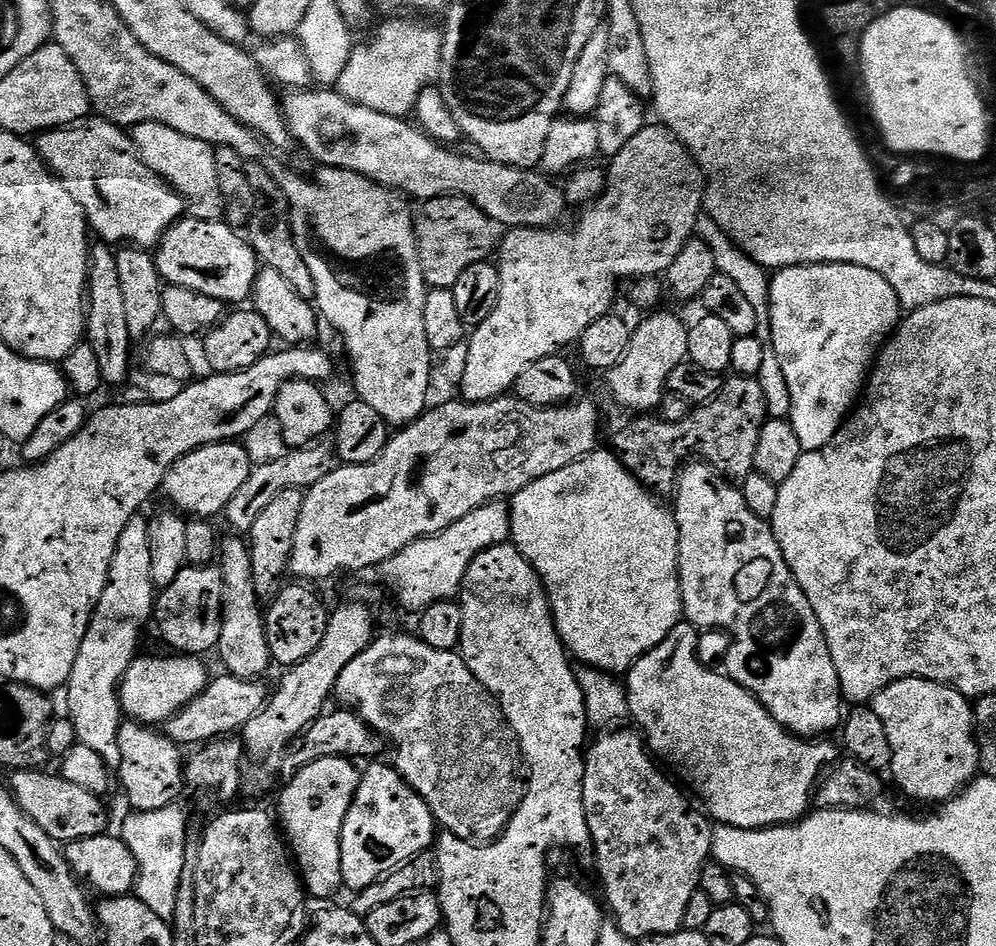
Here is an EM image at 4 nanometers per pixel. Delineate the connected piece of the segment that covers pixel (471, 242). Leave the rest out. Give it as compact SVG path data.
M436 196L432 200L423 201L416 220L416 245L420 251L420 265L424 282L429 288L450 288L456 285L459 276L474 266L474 262L489 259L498 248L497 225L480 209L473 200L466 196Z

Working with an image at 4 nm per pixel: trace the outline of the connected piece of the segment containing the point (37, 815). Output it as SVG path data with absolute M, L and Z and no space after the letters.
M16 770L11 773L10 787L12 796L22 806L50 838L57 842L81 840L105 835L108 828L108 808L101 797L90 794L90 790L82 790L82 786L74 786L66 777L44 772L45 770Z

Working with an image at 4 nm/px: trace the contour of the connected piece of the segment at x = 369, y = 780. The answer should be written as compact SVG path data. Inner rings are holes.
M372 762L368 769L363 769L360 785L356 796L352 799L350 810L344 819L342 834L340 835L340 849L342 850L342 878L344 888L353 892L361 892L366 886L378 882L383 876L413 860L415 856L427 853L433 847L438 836L438 825L426 802L407 782L396 773L395 767Z

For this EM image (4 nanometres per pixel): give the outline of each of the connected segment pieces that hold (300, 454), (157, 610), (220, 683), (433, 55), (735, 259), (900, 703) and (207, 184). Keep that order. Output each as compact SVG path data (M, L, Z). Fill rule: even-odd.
M313 442L302 448L293 448L277 458L276 461L257 463L253 467L250 478L238 489L238 494L230 498L222 513L223 519L228 519L228 524L233 533L246 534L254 526L254 518L262 514L262 509L274 498L274 494L282 494L282 490L295 488L307 490L313 488L326 474L330 474L334 467L334 448L331 443Z
M186 566L155 597L154 600L154 624L160 627L160 636L169 644L169 649L180 654L200 656L217 647L220 642L220 623L222 622L222 574L216 566Z
M220 674L217 680L216 677L209 679L202 694L198 694L185 708L178 710L178 714L174 714L163 725L162 731L181 746L203 746L209 740L231 737L243 730L246 722L250 722L250 718L254 718L254 714L264 708L269 695L270 688L260 680L243 680L237 676Z
M412 19L416 20L388 20L380 32L380 40L353 47L338 85L338 91L347 100L387 116L413 115L418 94L440 75L444 37L439 27L431 28L420 21L423 19Z
M702 212L696 220L695 235L697 239L706 242L710 247L711 253L714 256L714 264L719 275L733 279L737 283L737 287L741 288L741 293L749 300L750 306L754 309L754 314L757 315L757 325L755 326L756 337L762 342L765 357L762 360L762 367L759 370L757 380L762 387L762 394L766 397L767 412L770 416L775 415L776 400L782 406L788 404L790 398L790 386L786 386L786 377L782 375L782 366L778 366L778 354L774 354L772 347L773 335L770 329L770 308L769 308L769 286L771 284L767 269L761 267L760 264L754 262L753 259L742 251L733 242L732 237L726 234L718 222L714 218ZM776 387L780 393L776 396Z
M910 678L895 680L893 684L886 686L870 702L870 707L874 714L878 714L878 718L882 718L882 726L886 726L886 738L890 738L890 775L910 799L925 800L926 803L932 804L931 806L936 806L951 800L977 779L980 754L976 751L974 708L969 697L933 680Z
M154 122L137 124L131 129L130 135L144 164L172 185L185 201L190 202L191 215L198 216L201 220L221 219L222 201L218 190L218 170L214 170L216 148L213 145L198 142L198 138L186 138L186 134L178 134L178 130L170 130L170 126Z

